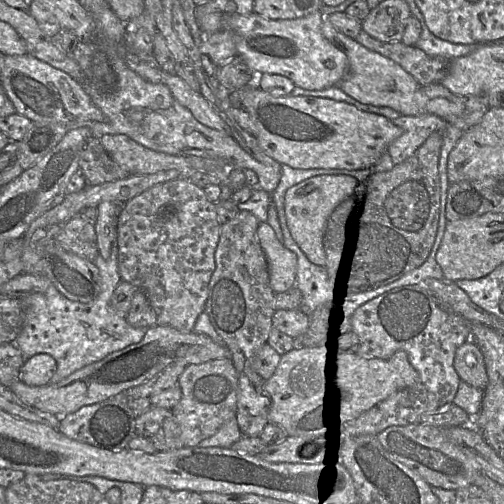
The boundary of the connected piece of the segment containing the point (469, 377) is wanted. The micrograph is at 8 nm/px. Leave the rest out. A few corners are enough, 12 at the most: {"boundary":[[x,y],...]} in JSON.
{"boundary":[[473,341],[456,350],[454,368],[461,381],[485,390],[482,352]]}

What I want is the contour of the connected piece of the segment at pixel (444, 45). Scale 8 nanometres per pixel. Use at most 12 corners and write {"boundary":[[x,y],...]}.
{"boundary":[[422,17],[415,46],[432,57],[454,59],[480,44],[456,44],[436,37]]}

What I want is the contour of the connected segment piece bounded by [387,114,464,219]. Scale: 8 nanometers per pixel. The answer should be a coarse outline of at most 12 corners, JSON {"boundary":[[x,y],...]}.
{"boundary":[[433,114],[401,115],[403,130],[387,149],[394,165],[412,156],[433,132],[442,135],[440,211],[446,219],[448,158],[464,131]]}

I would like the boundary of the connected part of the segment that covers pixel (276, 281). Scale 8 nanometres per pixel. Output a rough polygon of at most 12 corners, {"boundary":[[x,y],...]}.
{"boundary":[[266,222],[257,238],[274,293],[295,286],[297,257]]}

